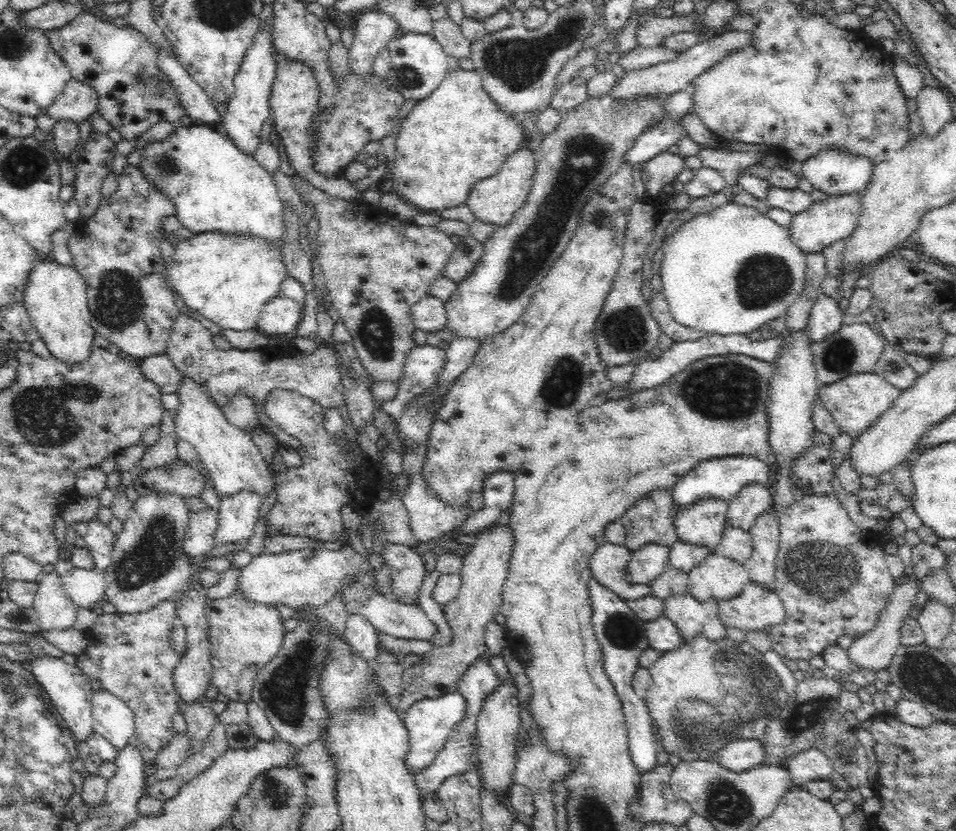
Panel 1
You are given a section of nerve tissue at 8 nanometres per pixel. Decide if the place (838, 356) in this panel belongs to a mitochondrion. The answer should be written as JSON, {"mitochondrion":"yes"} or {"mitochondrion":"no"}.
{"mitochondrion":"yes"}

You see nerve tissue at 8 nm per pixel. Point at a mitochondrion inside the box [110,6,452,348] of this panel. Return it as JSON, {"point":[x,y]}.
{"point":[150,87]}

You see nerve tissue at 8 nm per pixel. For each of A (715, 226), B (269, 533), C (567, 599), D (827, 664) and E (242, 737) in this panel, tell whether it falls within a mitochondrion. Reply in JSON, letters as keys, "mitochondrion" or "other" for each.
{"A":"other","B":"other","C":"other","D":"other","E":"mitochondrion"}

